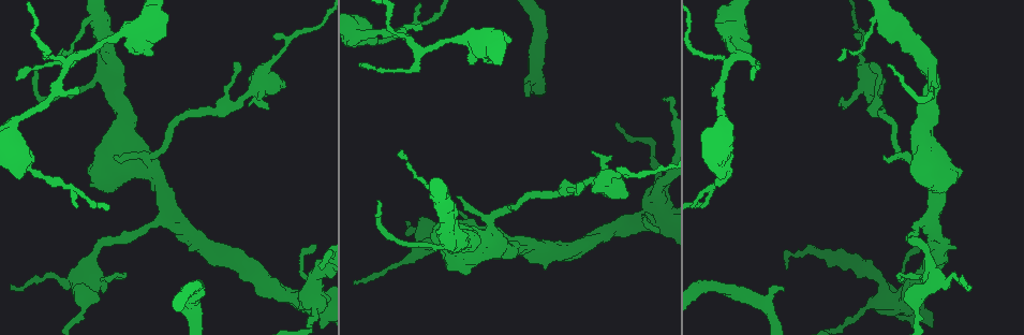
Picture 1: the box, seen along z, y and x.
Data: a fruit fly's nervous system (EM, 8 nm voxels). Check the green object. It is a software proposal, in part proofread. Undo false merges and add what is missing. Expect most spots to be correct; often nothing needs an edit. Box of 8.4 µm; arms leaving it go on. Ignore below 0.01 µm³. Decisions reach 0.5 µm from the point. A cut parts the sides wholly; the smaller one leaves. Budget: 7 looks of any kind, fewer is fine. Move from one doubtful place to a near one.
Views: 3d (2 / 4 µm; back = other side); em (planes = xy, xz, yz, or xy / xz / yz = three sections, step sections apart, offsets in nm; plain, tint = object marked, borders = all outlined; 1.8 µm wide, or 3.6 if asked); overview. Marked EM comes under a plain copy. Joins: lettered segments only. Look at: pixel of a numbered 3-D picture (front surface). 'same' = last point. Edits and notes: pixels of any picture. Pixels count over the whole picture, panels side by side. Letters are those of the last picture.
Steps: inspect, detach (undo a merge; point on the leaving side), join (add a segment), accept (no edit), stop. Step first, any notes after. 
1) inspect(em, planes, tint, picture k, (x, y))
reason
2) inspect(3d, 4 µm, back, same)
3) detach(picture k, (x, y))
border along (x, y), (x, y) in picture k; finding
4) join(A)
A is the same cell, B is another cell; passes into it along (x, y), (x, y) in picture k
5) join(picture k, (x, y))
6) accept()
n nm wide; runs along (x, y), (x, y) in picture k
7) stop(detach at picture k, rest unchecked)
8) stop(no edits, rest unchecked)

inspect(em, xz, step 4, tint, picture 1, (408, 38))
looks like a crossing

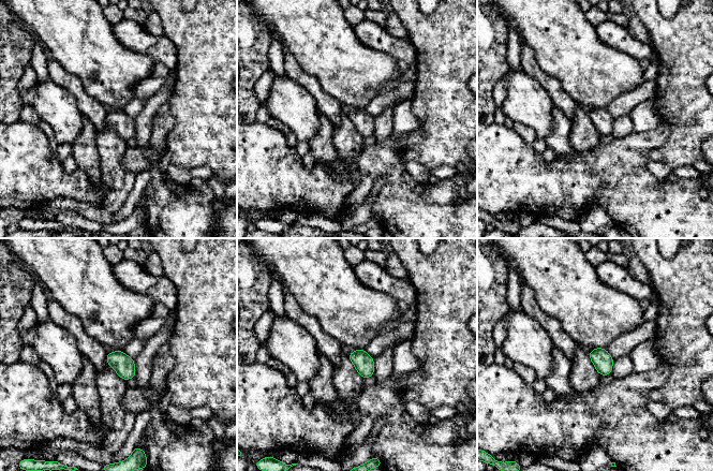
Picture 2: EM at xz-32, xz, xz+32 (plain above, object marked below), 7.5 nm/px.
inspect(em, planes, borders, same)
cut it another way

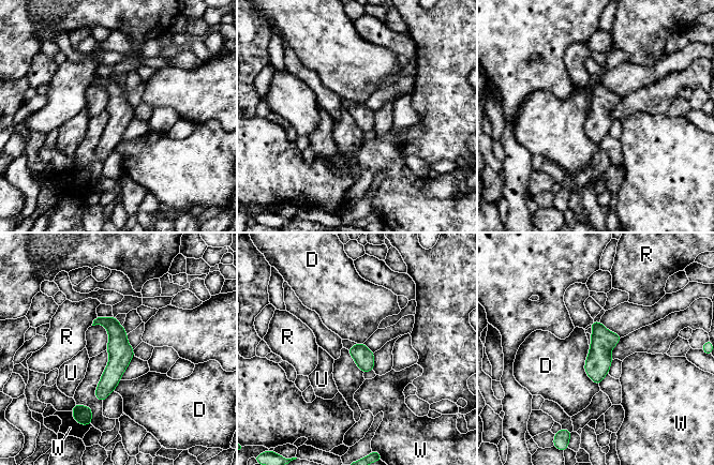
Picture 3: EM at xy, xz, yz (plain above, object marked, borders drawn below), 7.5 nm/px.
accept()
D, R, U and W are other cells; continuous, no second neuron

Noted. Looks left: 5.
inspect(3d, 4 µm, picture 1, (933, 279))
sharp bend

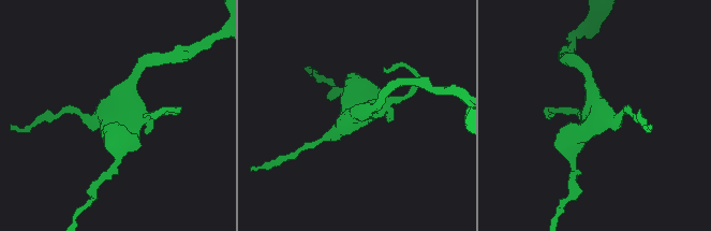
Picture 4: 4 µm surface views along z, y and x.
inspect(em, 3.6 µm, xz, step 4, borders, picture 4, (361, 115))
shape alone is not enough

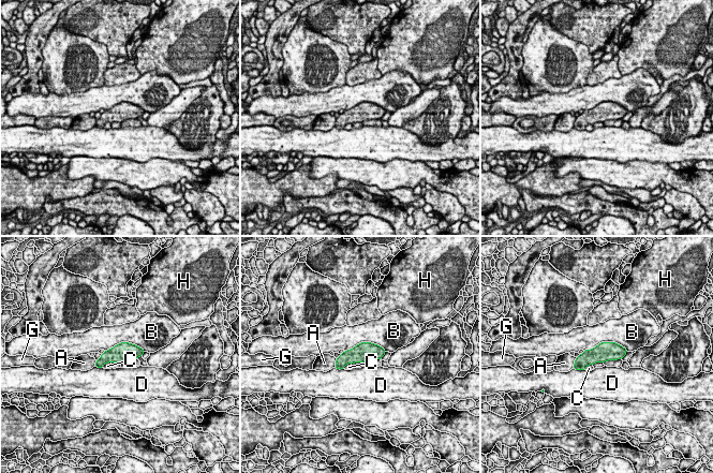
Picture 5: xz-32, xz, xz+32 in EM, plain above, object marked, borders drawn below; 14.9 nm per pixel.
accept()
280 nm wide; A, B, C, D, G and H are other cells; runs along (623, 351), (605, 351), (576, 366) in picture 5; continuous, no second neuron

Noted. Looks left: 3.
inspect(em, 3.6 µm, yz, step 16, tint, picture 1, (900, 301))

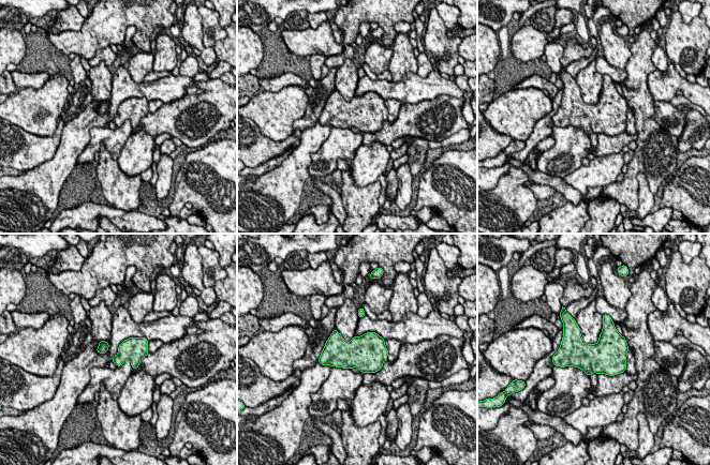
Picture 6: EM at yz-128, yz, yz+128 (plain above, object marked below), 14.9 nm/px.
inspect(em, 3.6 µm, planes, tint, same)
cut it another way

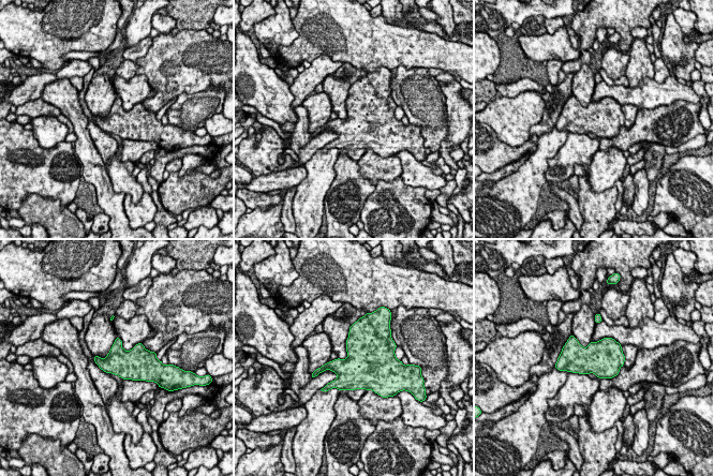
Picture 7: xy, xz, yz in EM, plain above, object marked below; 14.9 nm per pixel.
inspect(em, 3.6 µm, planes, borders, same)
what lies round it

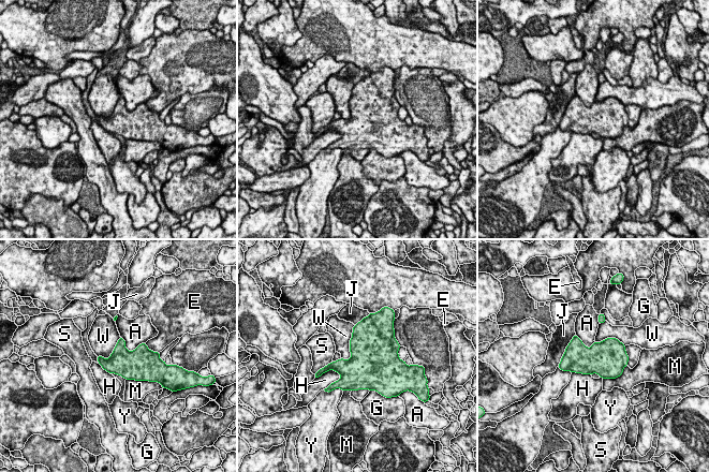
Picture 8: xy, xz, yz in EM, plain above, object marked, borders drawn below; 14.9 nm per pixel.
accept()
A, E, G, H, J, M, S, W and Y are other cells; border along (354, 325), (350, 356), (343, 359) in picture 8; one neuron here

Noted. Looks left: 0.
stop(no edits, rest unchecked)

